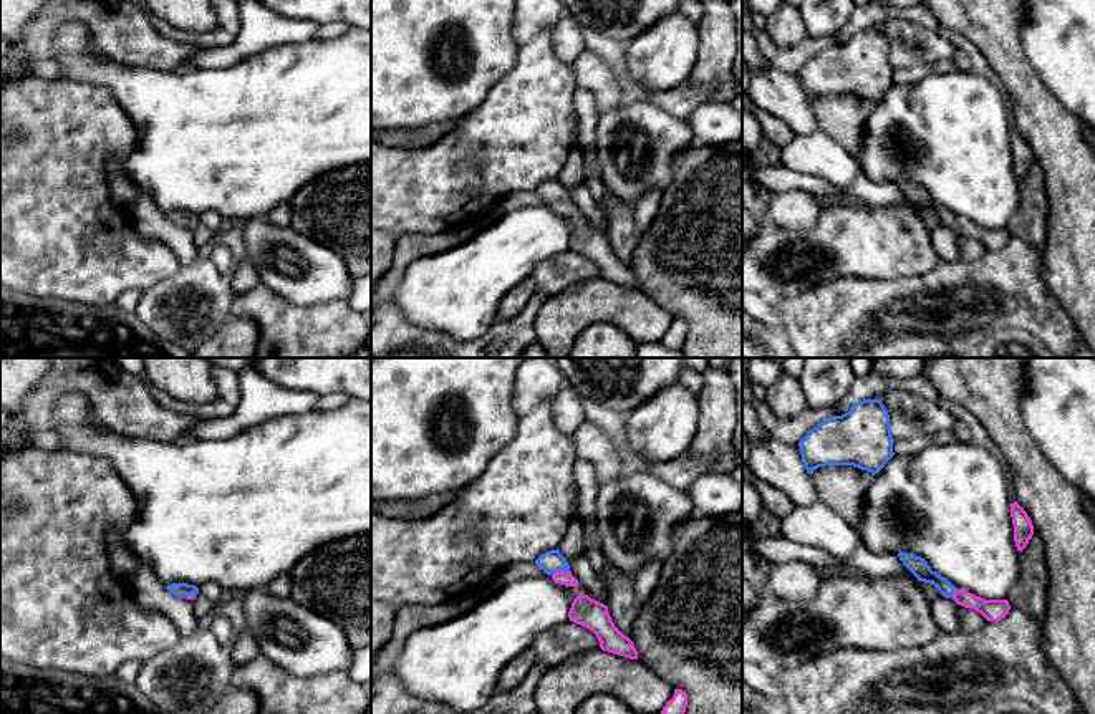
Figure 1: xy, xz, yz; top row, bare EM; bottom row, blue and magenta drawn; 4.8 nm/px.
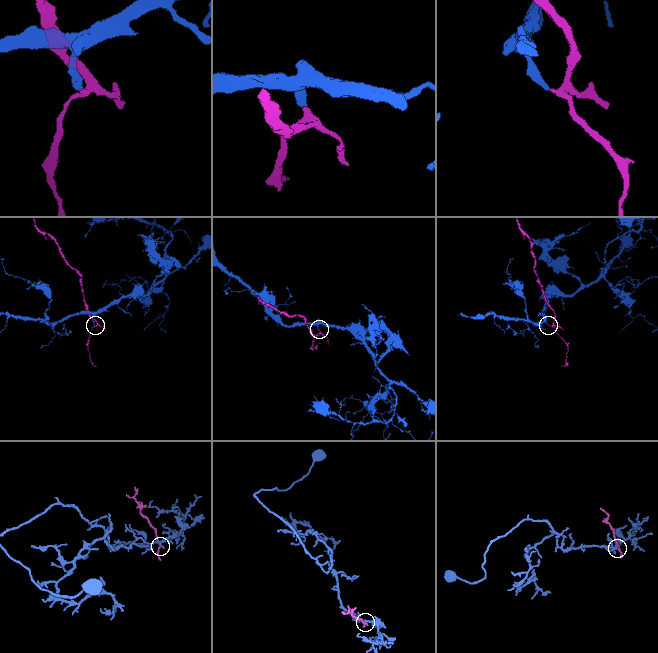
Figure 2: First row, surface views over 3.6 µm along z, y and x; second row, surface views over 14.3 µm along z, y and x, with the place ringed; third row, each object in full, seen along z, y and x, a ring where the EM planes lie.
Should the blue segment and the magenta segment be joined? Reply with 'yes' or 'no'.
yes

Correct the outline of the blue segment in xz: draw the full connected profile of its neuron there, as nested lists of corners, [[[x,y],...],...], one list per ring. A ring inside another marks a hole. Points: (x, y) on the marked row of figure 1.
[[[550,550],[542,553],[535,563],[553,578],[555,583],[565,586],[576,586],[578,580],[572,575],[570,565],[567,558],[560,553],[560,550]]]

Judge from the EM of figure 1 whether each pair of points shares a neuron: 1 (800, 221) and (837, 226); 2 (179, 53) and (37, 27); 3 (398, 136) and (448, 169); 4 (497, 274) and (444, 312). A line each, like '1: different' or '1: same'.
1: different
2: same
3: different
4: same

